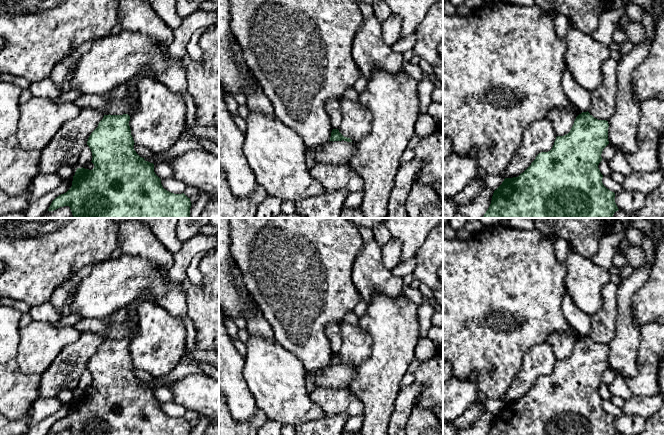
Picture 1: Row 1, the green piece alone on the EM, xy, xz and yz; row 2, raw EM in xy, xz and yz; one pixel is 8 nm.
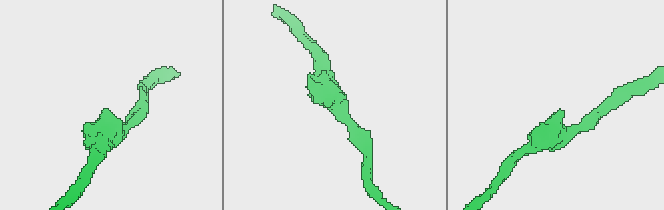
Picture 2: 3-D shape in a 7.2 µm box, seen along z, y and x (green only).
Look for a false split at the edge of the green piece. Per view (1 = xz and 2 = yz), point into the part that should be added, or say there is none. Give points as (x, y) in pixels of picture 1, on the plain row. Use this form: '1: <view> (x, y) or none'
1: none
2: none

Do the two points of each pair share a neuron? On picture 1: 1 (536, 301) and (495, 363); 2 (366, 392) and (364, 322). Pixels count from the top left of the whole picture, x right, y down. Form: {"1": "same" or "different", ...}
{"1": "same", "2": "same"}

